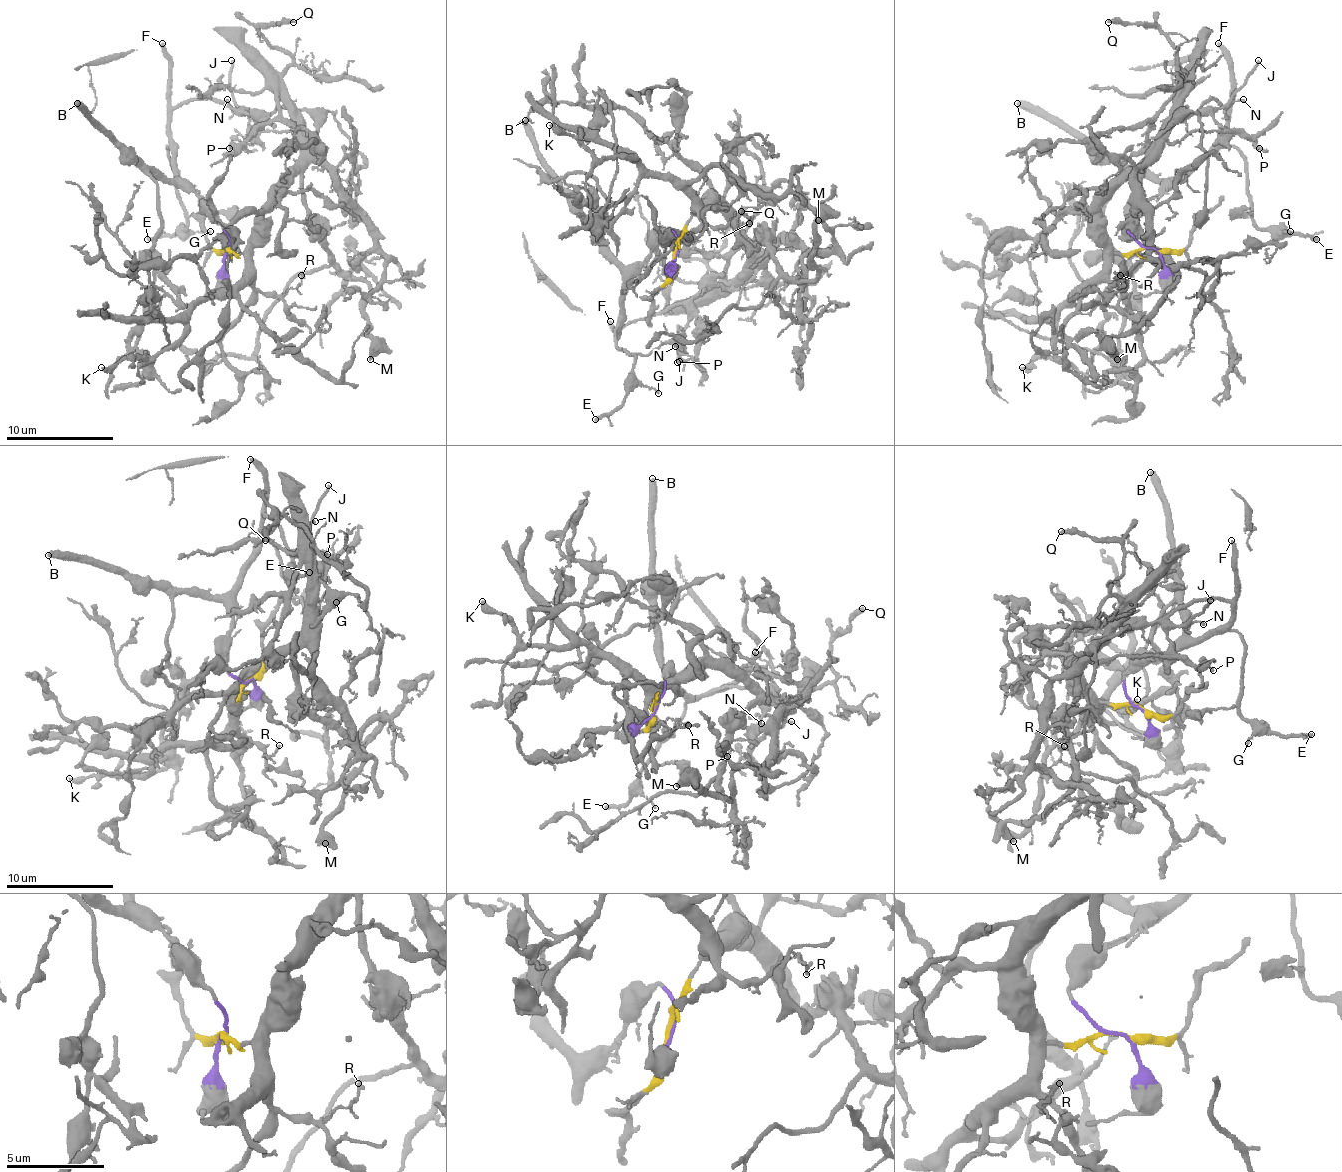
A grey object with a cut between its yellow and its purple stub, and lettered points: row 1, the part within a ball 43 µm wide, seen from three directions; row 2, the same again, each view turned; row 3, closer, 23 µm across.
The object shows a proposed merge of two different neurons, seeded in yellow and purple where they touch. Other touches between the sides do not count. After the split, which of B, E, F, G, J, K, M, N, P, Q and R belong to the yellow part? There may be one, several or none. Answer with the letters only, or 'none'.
K, M, P, Q, R

